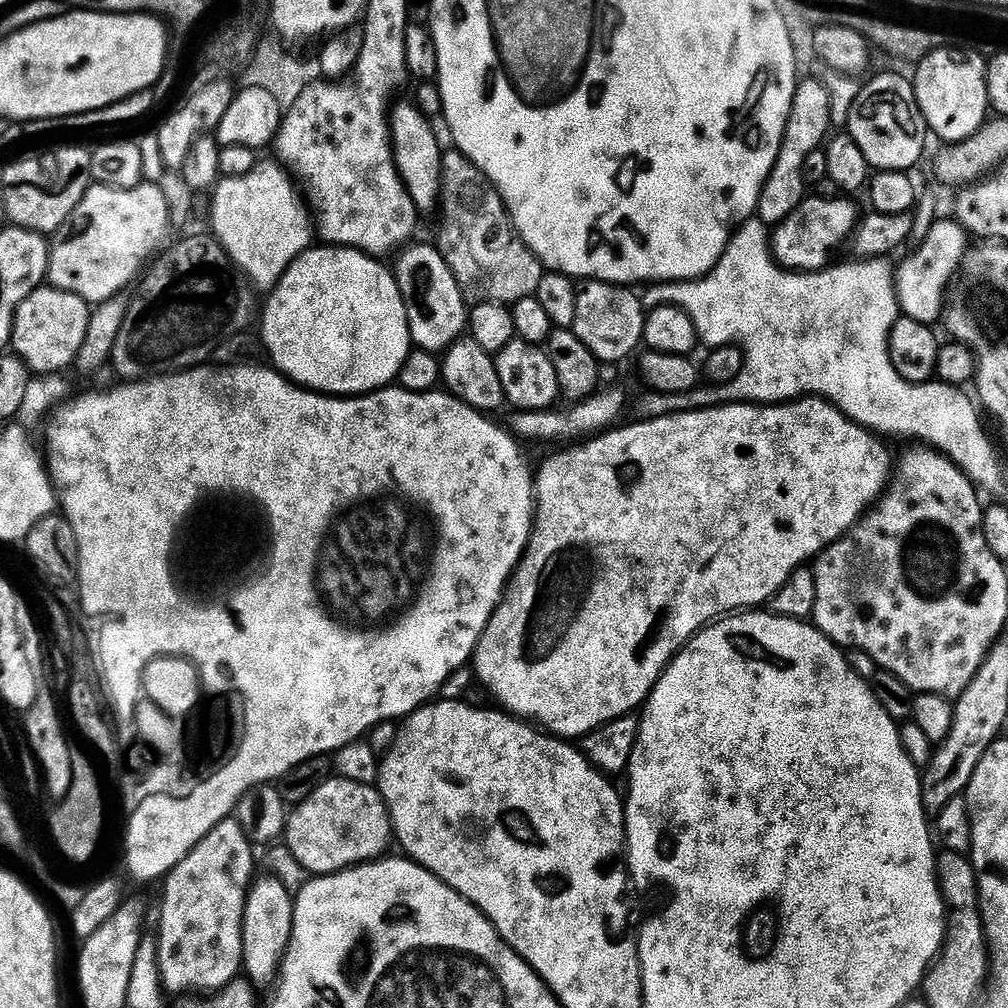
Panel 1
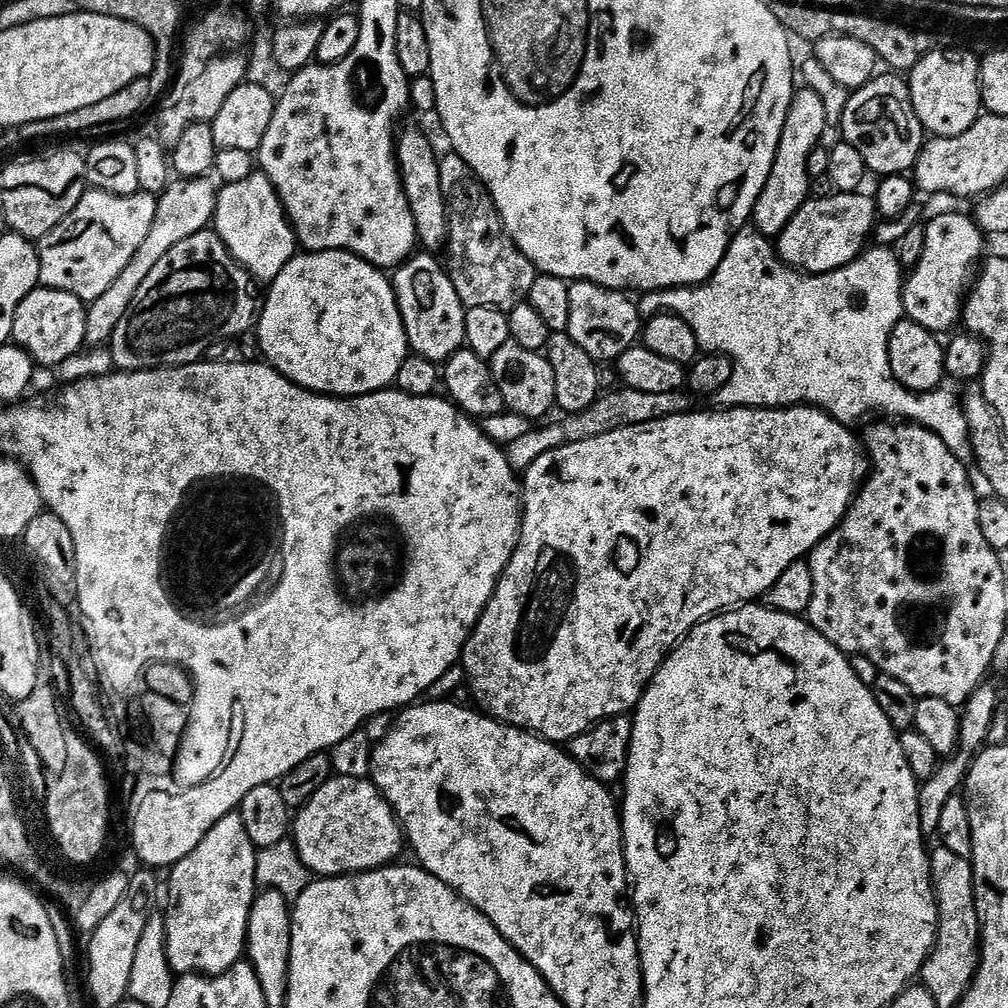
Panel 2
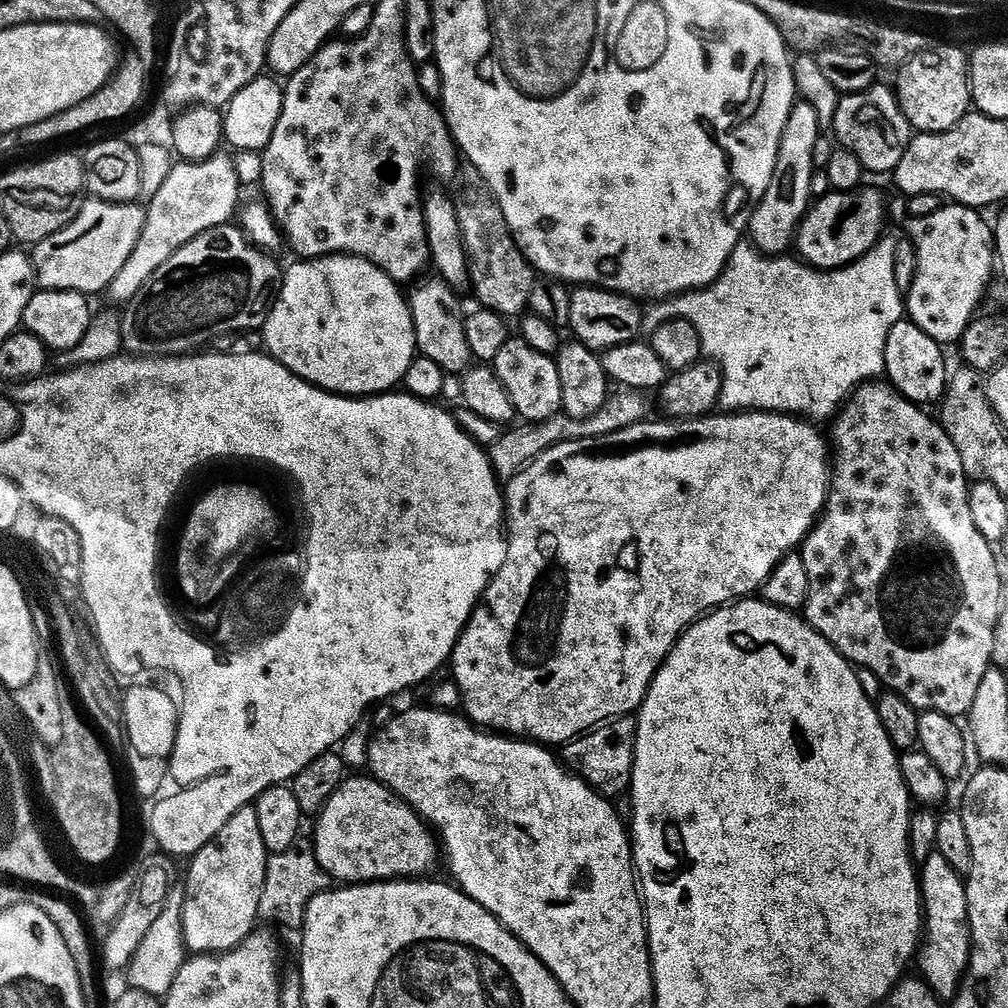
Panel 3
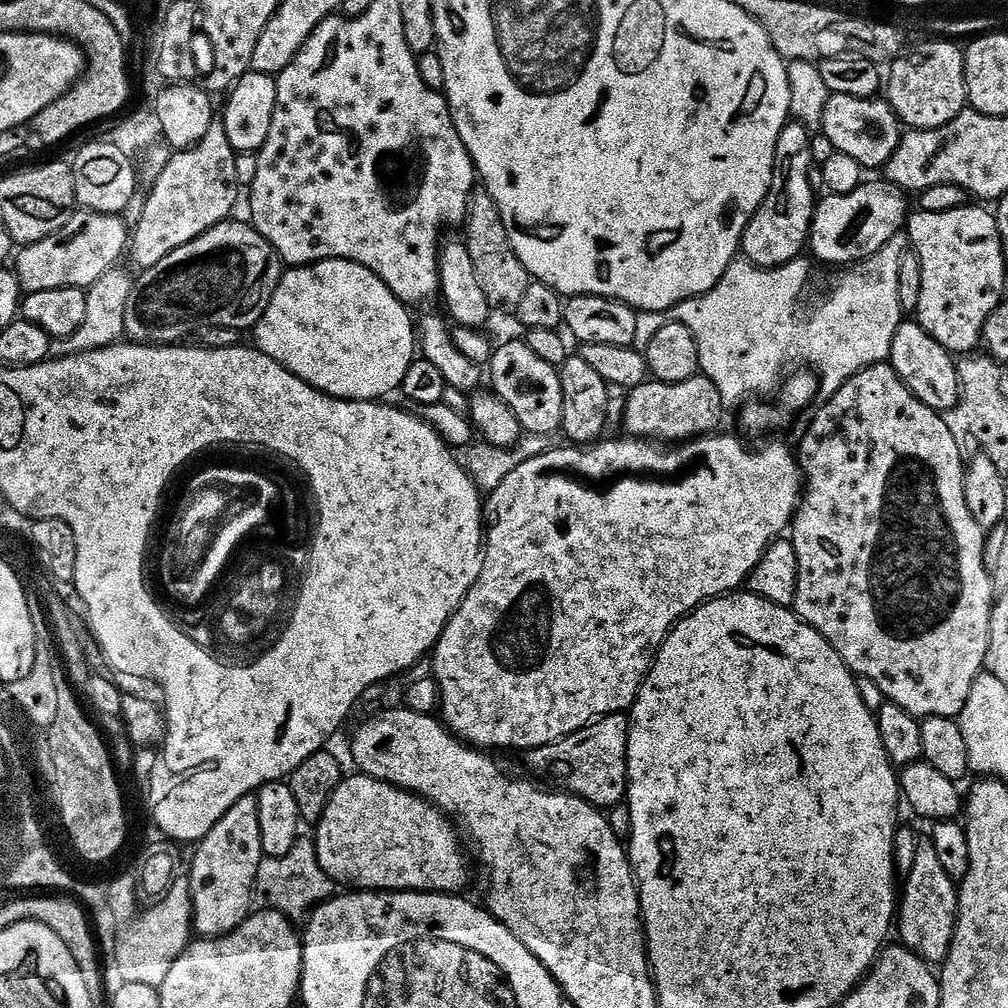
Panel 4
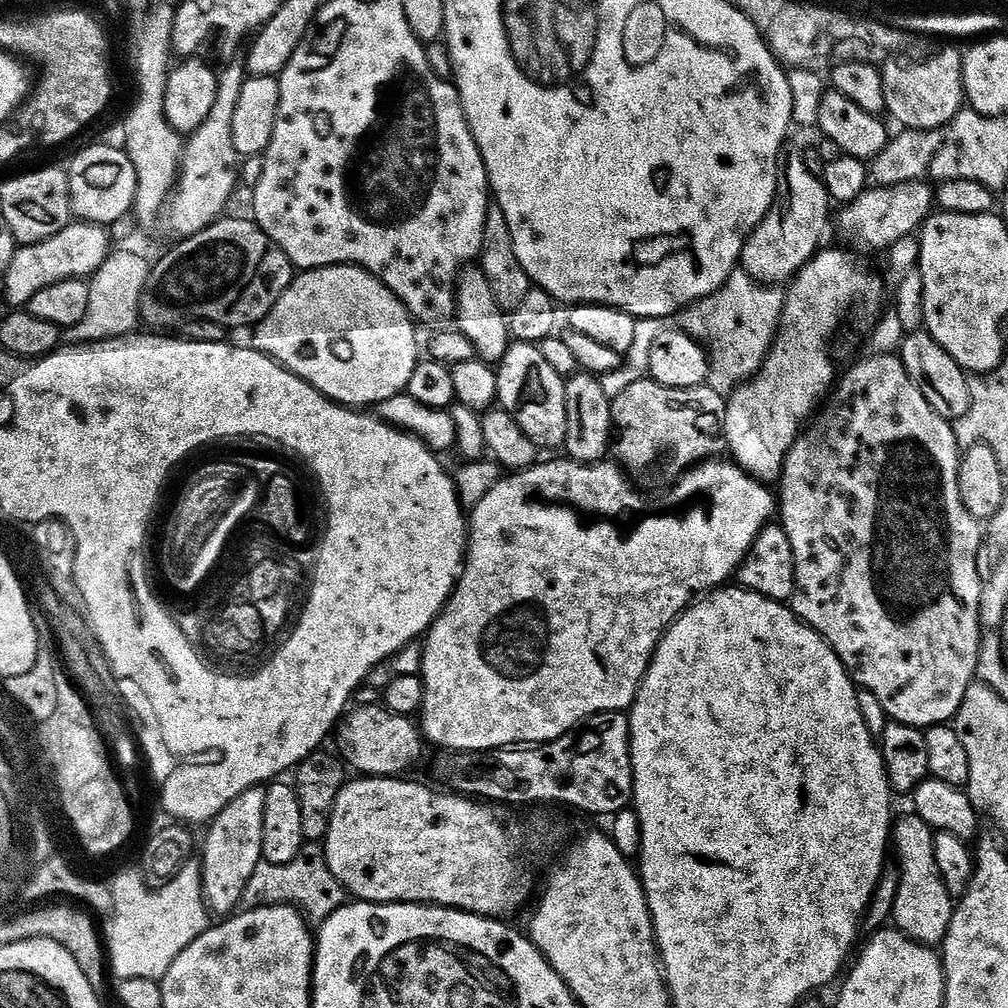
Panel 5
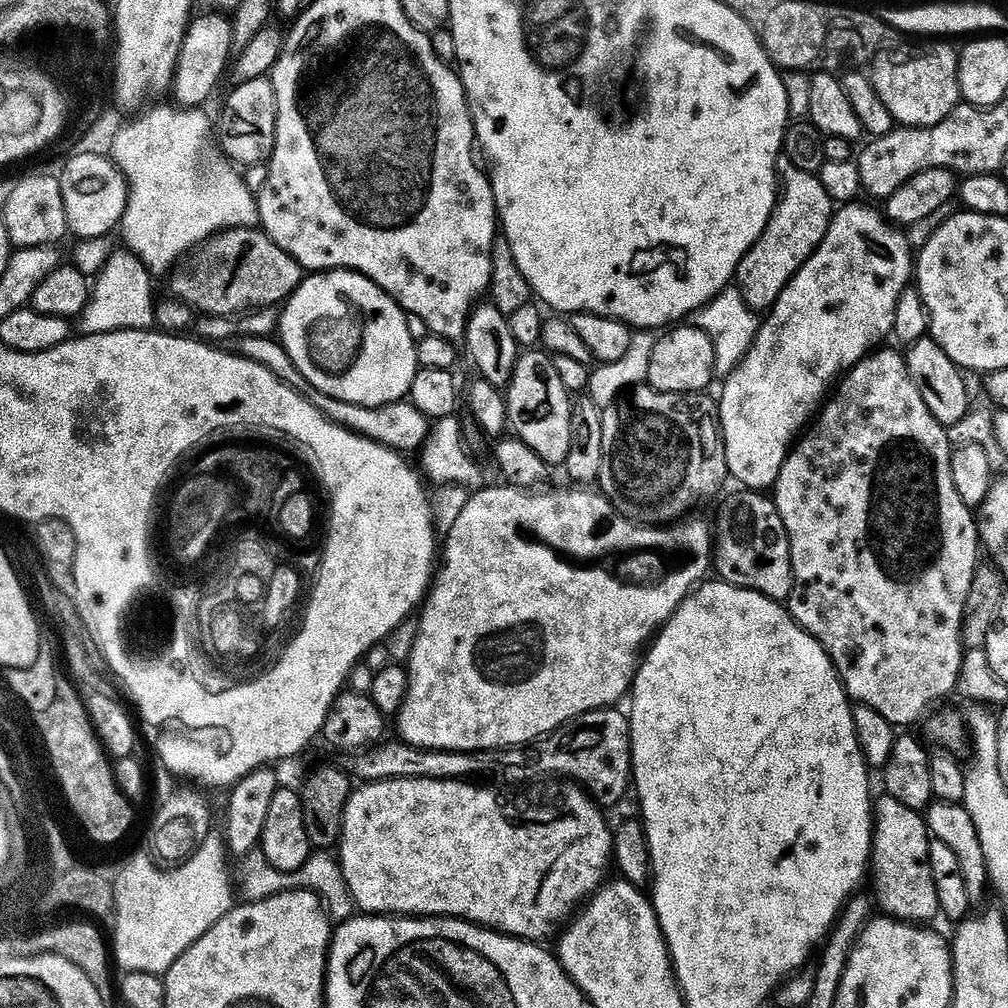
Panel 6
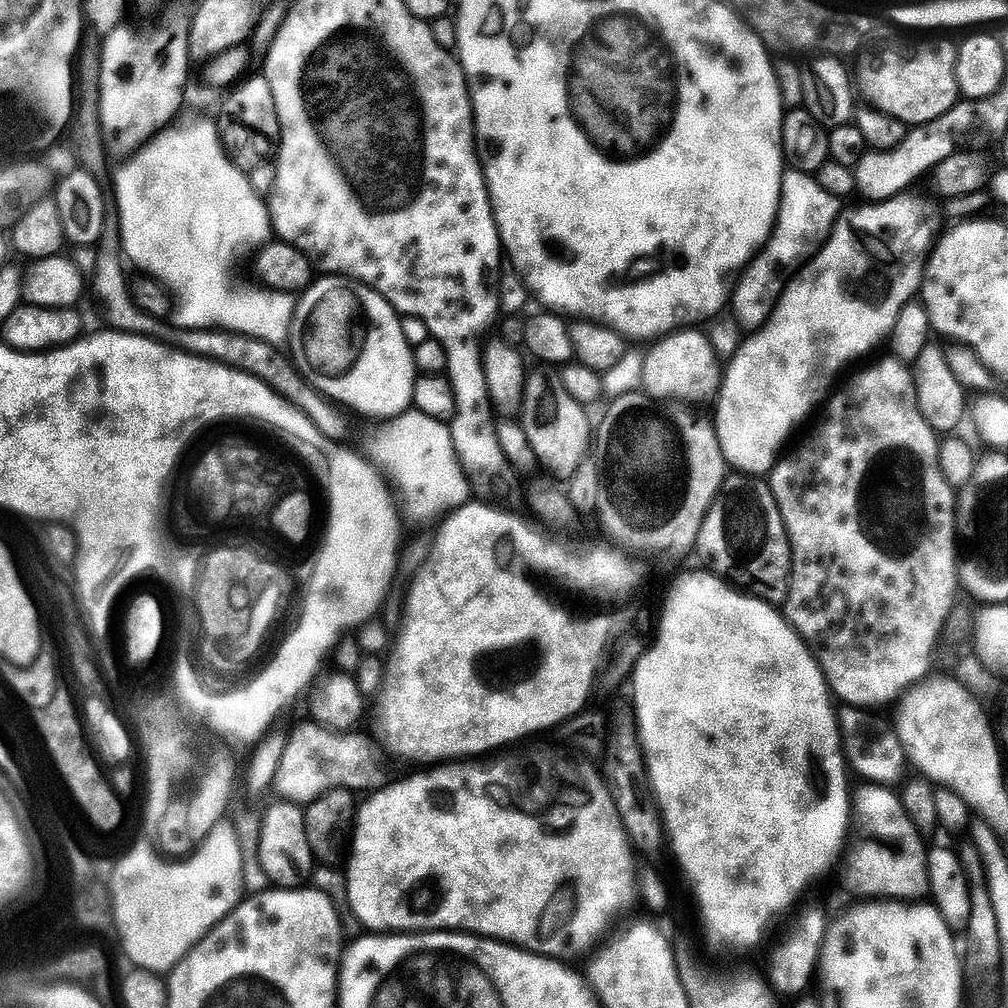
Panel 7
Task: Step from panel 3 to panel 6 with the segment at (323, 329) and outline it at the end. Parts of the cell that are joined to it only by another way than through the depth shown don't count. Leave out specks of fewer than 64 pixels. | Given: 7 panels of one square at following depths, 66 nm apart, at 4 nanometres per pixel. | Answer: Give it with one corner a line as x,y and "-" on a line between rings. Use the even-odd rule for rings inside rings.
348,272
348,280
358,280
358,288
370,288
370,326
366,348
300,348
300,296
288,297
278,316
278,340
313,387
330,398
362,407
384,407
403,401
411,393
418,371
417,337
412,336
409,317
370,278

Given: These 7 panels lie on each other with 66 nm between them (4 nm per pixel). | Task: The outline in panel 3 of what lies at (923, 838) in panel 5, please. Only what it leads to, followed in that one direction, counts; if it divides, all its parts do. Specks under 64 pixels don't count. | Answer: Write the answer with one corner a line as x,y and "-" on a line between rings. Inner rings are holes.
935,850
919,869
918,875
922,897
922,943
918,948
921,972
919,975
941,1001
948,1002
958,991
972,953
966,880
961,873
954,870
954,866
950,866
950,862
946,862
946,858
942,858
940,852

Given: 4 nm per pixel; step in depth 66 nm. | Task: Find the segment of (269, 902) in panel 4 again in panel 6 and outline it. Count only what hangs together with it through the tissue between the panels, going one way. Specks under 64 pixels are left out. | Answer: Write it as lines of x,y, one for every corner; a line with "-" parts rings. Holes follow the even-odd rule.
259,848
252,851
250,855
243,857
241,864
240,876
238,872
238,890
239,893
241,890
244,896
242,898
247,903
264,901
266,898
274,897
284,892
308,891
315,892
331,911
340,910
348,904
349,906
351,905
351,892
345,882
344,872
340,868
339,861
331,853
322,850
314,852
299,870
292,872
280,871
272,866
264,852

